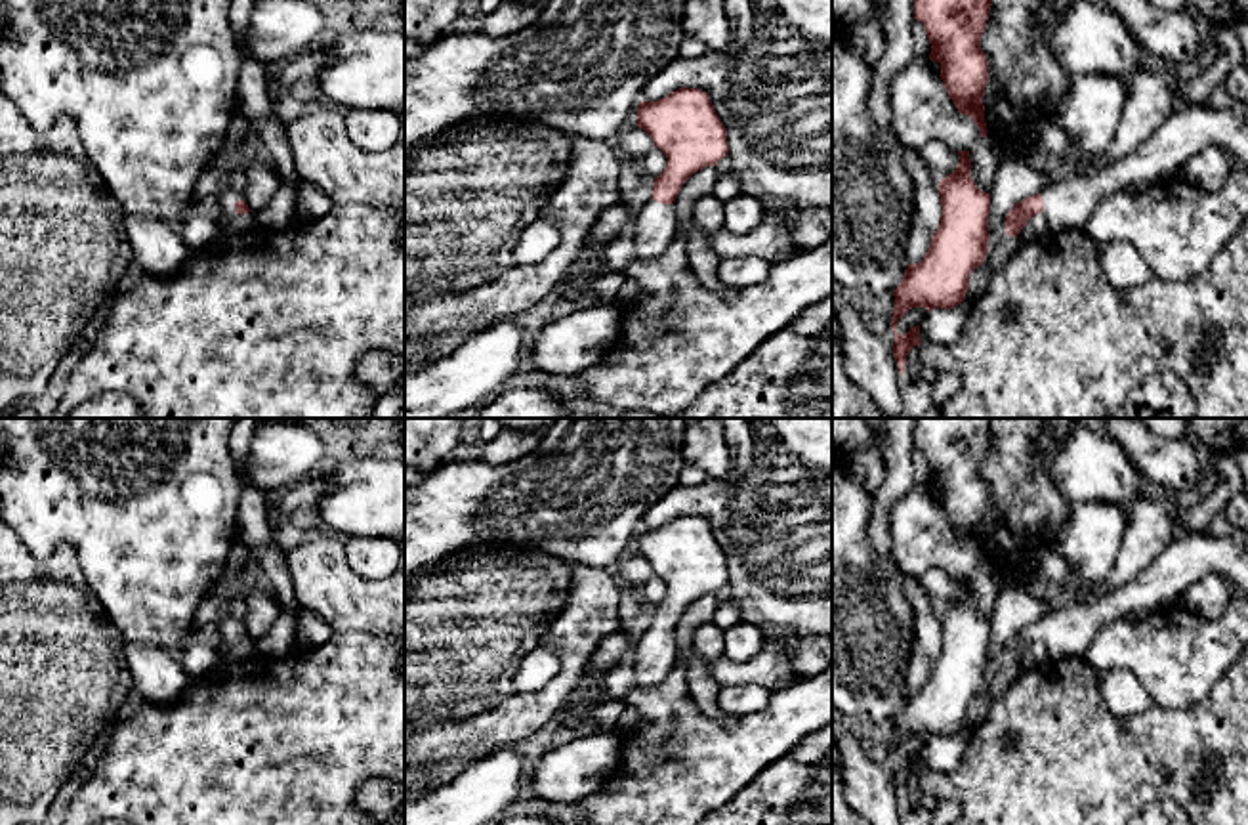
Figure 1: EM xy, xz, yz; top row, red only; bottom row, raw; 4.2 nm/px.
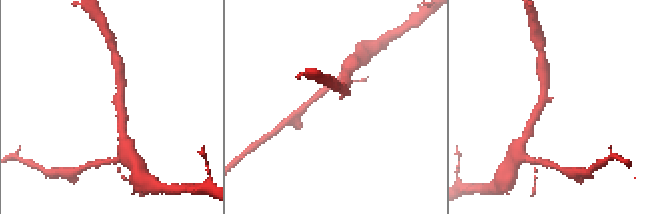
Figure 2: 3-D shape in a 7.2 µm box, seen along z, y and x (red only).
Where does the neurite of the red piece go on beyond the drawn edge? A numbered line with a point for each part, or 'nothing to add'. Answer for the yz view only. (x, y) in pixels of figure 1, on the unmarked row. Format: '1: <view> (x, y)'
1: yz (1067, 633)

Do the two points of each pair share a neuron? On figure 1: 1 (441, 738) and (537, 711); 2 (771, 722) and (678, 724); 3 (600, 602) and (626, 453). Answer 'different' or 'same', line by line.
1: same
2: same
3: different

